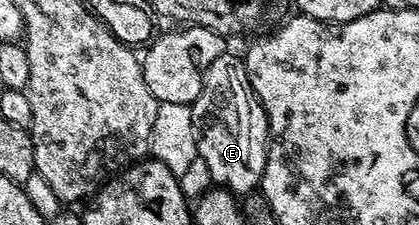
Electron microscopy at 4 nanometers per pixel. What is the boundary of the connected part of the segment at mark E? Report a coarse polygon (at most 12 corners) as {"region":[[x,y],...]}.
{"region":[[241,55],[208,66],[189,105],[217,187],[262,183],[270,123]]}

